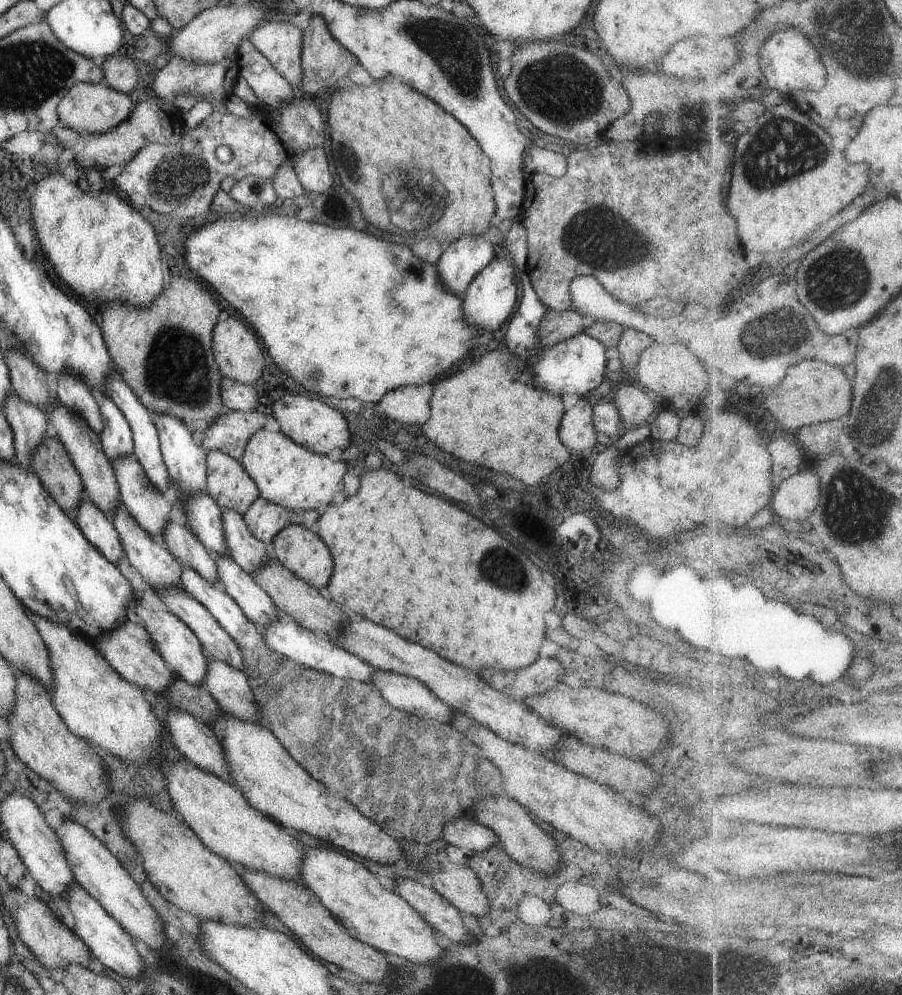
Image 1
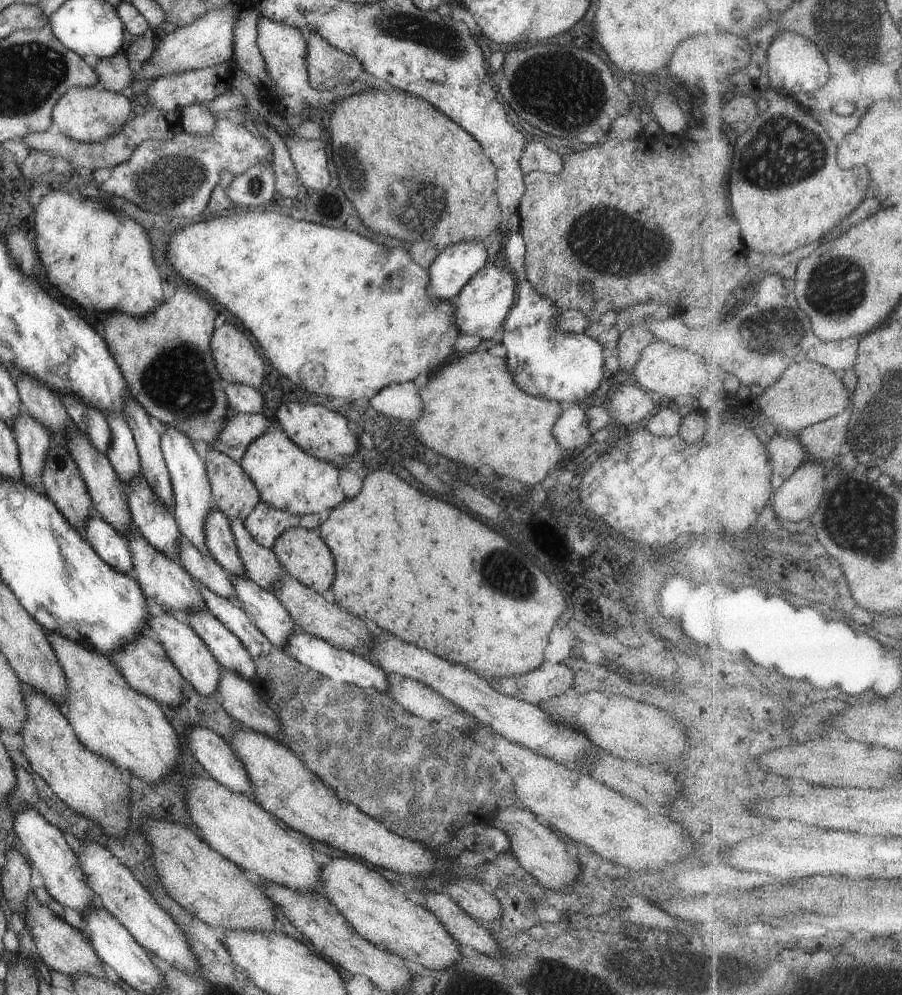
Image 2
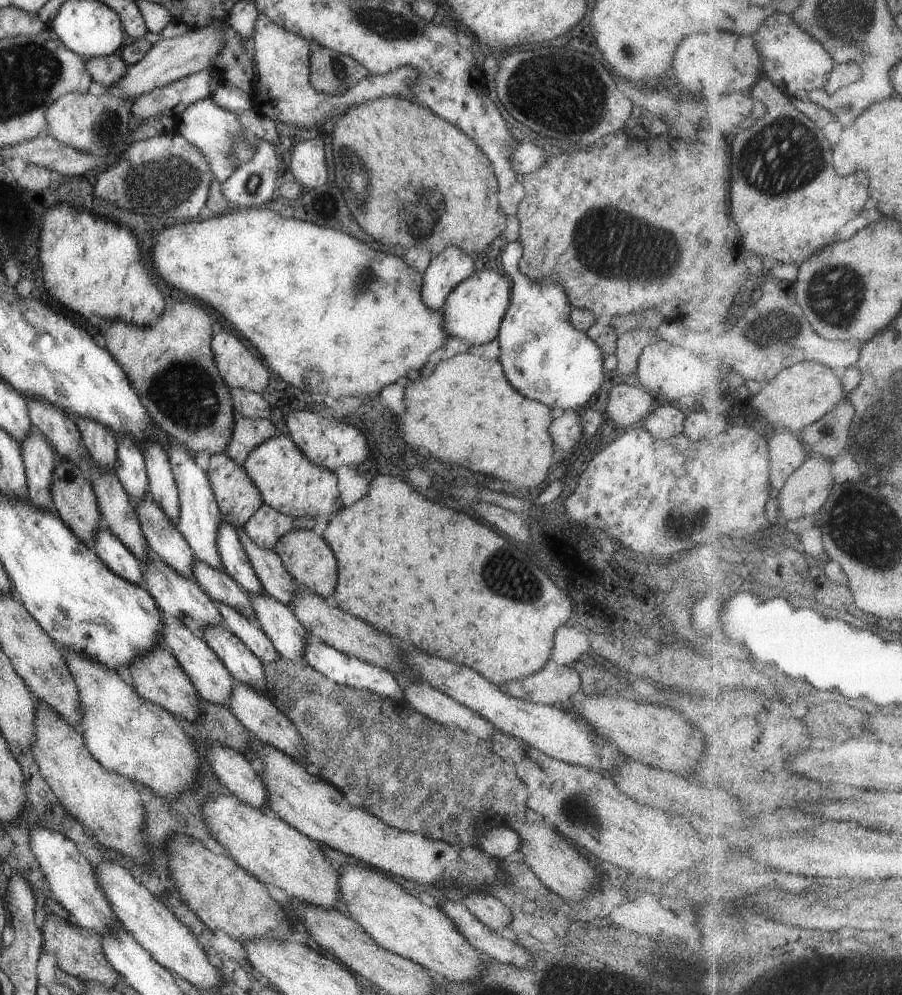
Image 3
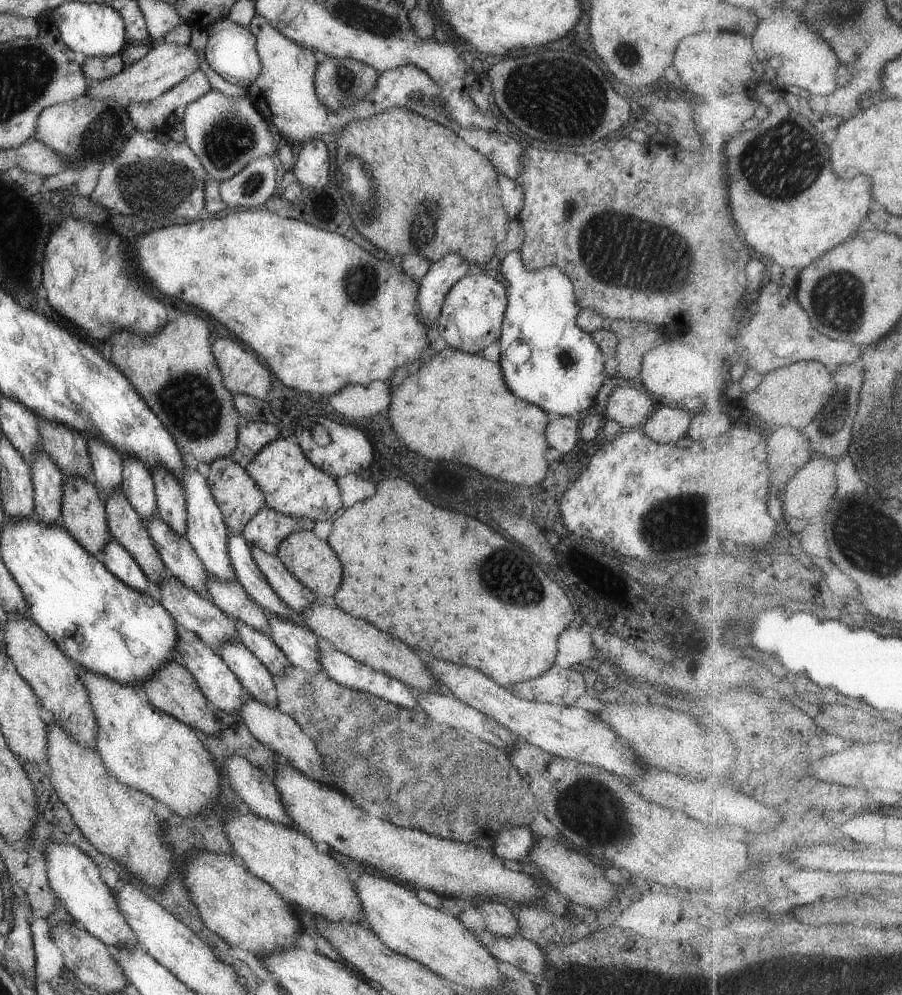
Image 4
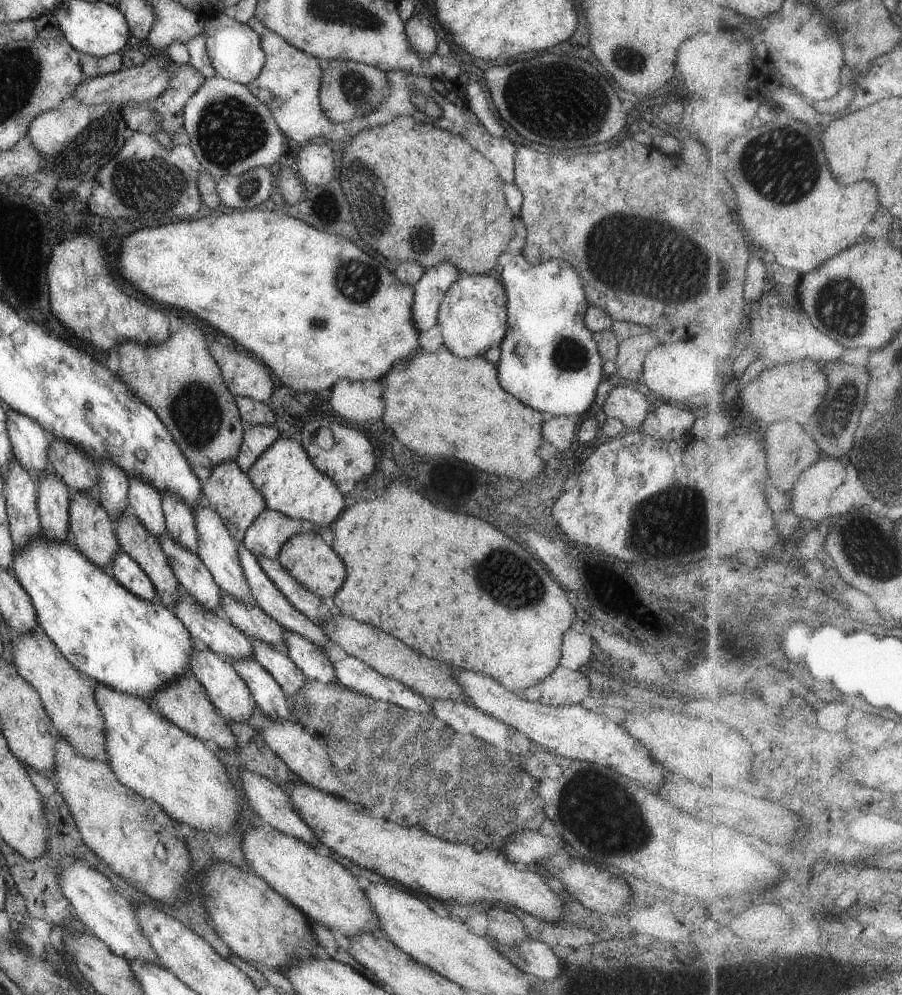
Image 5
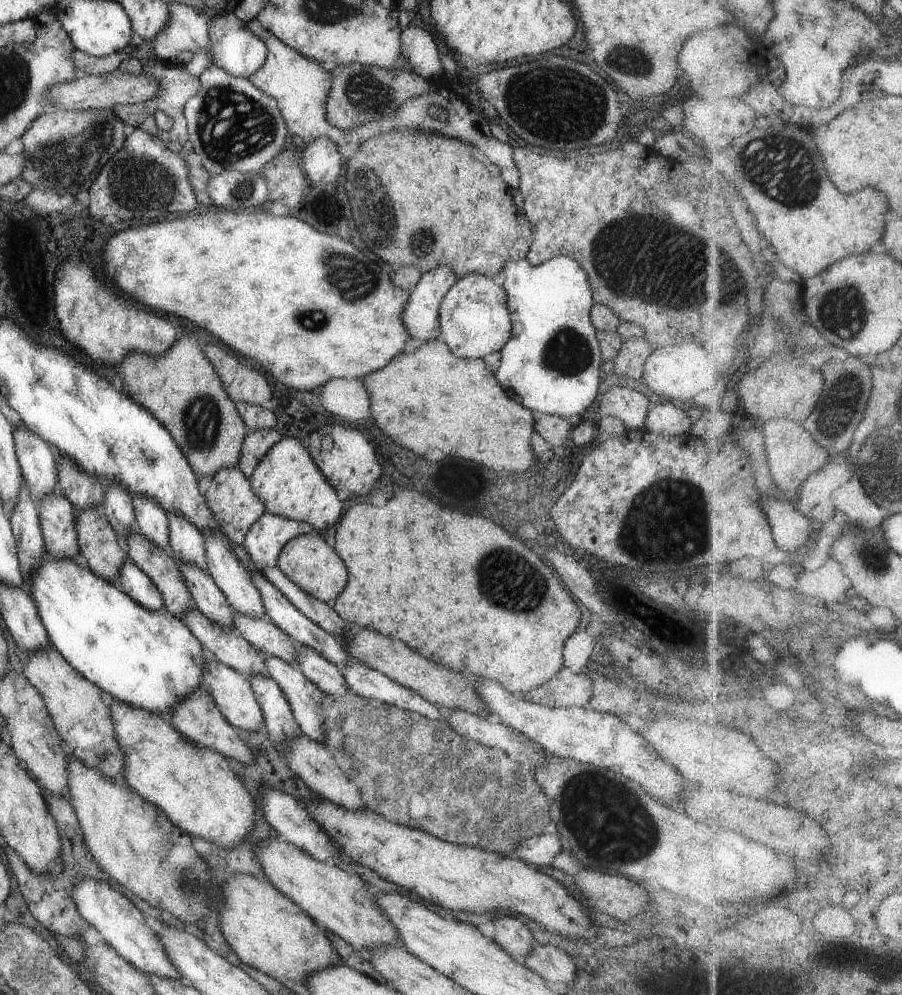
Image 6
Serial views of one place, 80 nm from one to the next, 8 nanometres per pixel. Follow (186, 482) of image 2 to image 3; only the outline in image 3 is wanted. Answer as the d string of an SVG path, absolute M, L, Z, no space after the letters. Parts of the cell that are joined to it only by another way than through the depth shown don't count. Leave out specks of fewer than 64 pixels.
M174 441L167 444L165 452L178 492L179 516L175 526L191 547L197 561L204 562L207 566L223 573L225 570L216 547L217 529L221 516L214 494L210 489L206 472L203 472L196 465L191 452L185 450L183 446L179 446Z

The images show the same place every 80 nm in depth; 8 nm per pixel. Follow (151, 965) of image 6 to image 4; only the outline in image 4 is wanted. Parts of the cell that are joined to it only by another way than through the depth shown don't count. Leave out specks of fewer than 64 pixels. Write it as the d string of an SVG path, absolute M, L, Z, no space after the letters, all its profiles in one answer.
M53 843L47 846L45 856L48 885L77 925L83 926L84 930L106 944L109 949L125 949L138 945L136 934L120 913L114 894L99 877L99 870L95 863L84 852L76 846Z

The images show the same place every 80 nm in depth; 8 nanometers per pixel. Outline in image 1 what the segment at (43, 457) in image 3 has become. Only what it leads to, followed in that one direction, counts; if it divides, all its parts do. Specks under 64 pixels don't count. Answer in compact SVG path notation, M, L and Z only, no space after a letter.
M13 391L8 394L2 407L12 432L13 462L21 468L30 468L33 451L45 437L47 414L17 397Z

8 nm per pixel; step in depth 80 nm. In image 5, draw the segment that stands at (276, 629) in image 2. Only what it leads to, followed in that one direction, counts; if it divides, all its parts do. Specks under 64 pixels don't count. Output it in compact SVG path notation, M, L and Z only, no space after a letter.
M285 630L283 640L286 655L301 670L303 676L325 685L337 684L332 663L321 647L315 646L298 634Z

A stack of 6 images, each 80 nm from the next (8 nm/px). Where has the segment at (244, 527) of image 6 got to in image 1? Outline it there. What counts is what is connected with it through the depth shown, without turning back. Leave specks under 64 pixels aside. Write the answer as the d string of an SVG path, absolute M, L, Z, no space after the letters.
M220 450L206 451L206 493L221 509L242 514L259 497L258 488L239 461Z

